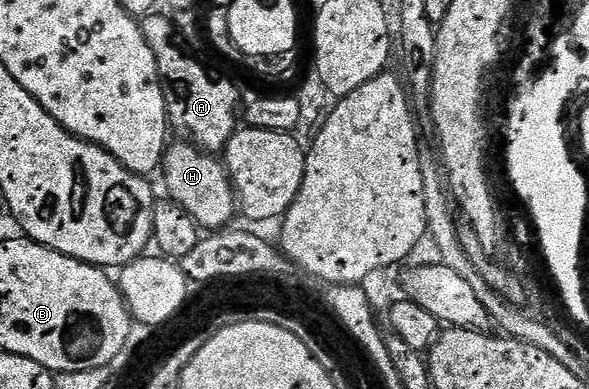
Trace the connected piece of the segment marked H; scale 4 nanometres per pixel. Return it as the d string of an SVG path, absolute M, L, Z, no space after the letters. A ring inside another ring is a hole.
M176 141L169 145L162 163L162 175L168 185L167 197L190 212L197 226L205 231L216 232L227 227L231 223L228 221L238 214L238 199L225 163L191 141Z

